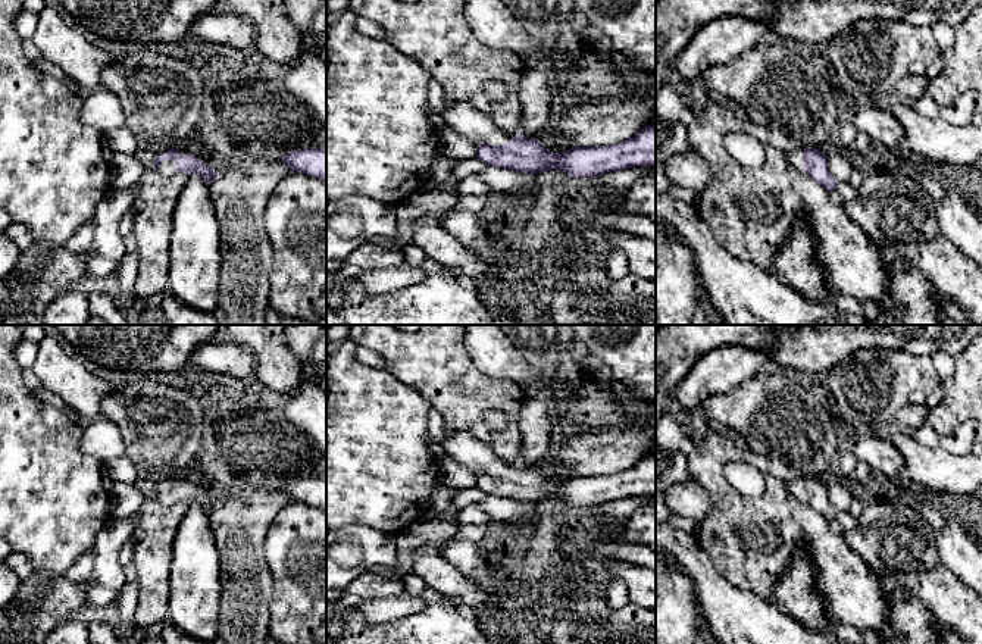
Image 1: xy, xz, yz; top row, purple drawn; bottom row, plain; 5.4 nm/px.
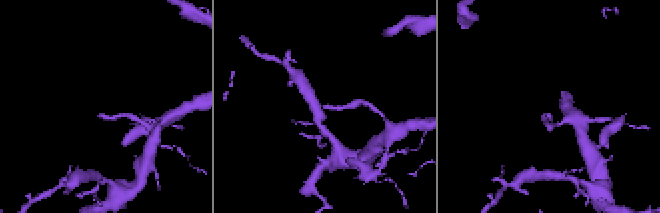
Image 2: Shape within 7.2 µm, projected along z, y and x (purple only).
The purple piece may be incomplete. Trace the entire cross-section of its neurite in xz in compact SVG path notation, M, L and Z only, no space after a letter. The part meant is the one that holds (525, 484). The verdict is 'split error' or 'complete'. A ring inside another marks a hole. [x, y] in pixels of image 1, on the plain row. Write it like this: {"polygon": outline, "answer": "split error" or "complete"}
{"polygon": "M445 432L442 448L442 456L476 475L476 487L488 495L525 503L557 498L570 507L597 507L635 495L656 497L656 451L613 475L553 482L534 468L503 463L490 446L466 432Z", "answer": "split error"}

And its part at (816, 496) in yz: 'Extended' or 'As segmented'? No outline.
Extended

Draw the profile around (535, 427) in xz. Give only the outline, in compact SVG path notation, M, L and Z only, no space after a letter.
M544 397L525 400L519 413L520 456L519 463L534 468L550 450L553 422Z

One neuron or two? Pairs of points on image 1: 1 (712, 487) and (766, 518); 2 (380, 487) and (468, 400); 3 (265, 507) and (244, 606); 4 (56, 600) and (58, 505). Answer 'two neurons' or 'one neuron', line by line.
1: one neuron
2: two neurons
3: one neuron
4: two neurons

